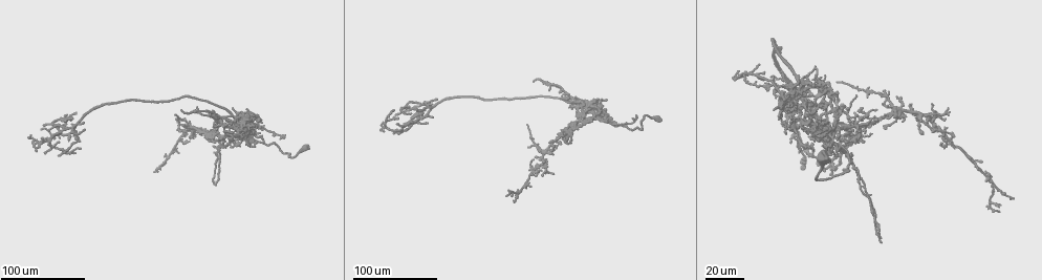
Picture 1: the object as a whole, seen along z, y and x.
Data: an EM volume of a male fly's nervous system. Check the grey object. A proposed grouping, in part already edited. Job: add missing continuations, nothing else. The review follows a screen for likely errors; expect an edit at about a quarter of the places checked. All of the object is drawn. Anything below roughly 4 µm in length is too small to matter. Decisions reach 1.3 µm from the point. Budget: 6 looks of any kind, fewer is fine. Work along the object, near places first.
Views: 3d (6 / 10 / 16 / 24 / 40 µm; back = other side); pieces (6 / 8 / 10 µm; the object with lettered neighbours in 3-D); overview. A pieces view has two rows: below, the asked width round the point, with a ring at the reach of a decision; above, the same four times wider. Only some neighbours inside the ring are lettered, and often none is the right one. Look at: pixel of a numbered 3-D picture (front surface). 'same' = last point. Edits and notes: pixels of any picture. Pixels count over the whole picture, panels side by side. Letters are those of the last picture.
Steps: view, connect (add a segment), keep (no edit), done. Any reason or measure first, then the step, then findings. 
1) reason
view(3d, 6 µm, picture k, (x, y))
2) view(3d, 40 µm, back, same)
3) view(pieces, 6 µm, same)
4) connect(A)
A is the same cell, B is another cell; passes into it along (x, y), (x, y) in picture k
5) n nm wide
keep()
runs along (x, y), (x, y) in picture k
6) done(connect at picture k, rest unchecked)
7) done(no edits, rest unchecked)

long arm stops here
view(3d, 24 µm, picture 1, (222, 126))

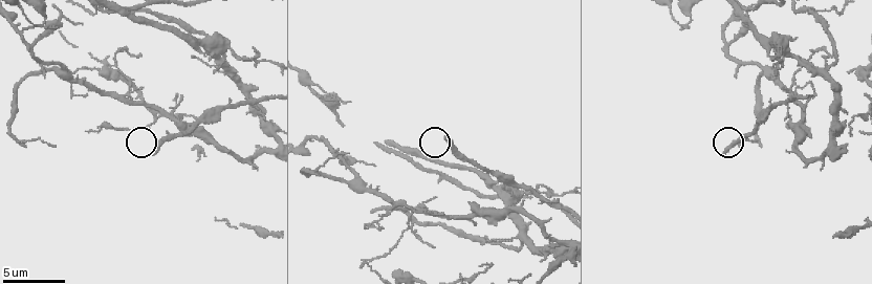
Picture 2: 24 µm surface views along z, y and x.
view(pieces, 6 µm, picture 2, (726, 153))

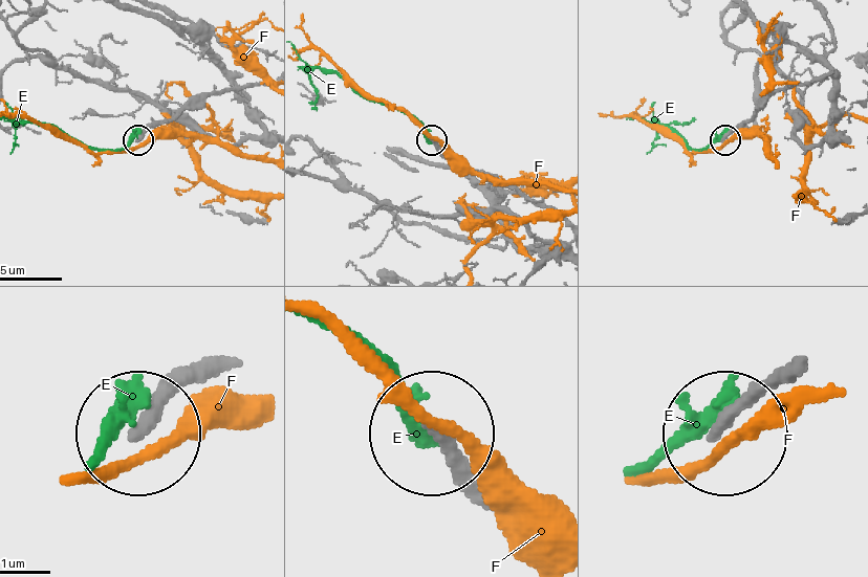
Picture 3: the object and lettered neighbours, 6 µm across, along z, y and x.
keep()
E and F are other cells; none of them fits

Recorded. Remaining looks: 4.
thin end
view(3d, 40 µm, picture 1, (57, 154))

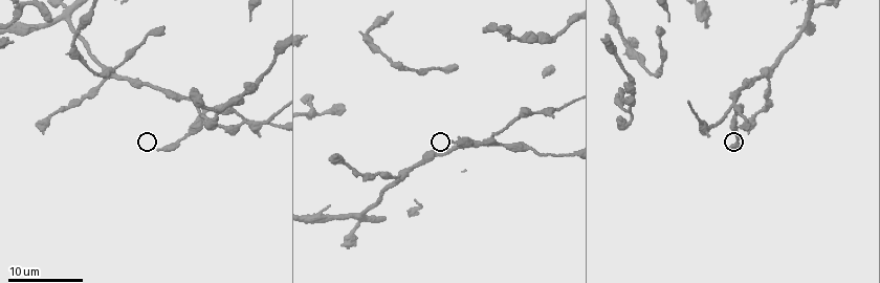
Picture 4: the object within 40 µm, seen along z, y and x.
view(pieces, 10 µm, picture 4, (453, 141))

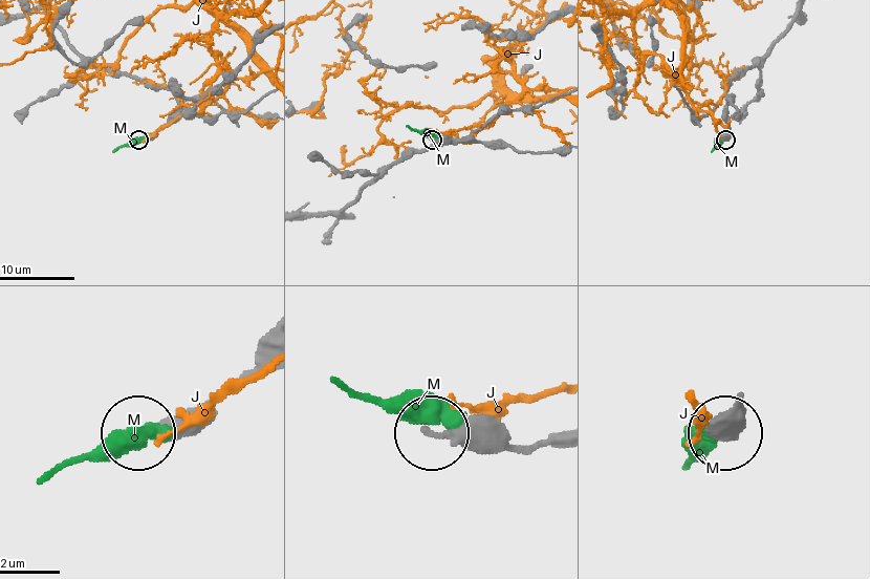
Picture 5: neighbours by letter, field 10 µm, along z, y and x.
keep()
J and M are other cells; runs along (550, 440), (483, 448), (433, 432) in picture 5; none of them fits

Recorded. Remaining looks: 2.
free end
view(3d, 40 µm, picture 1, (383, 121))

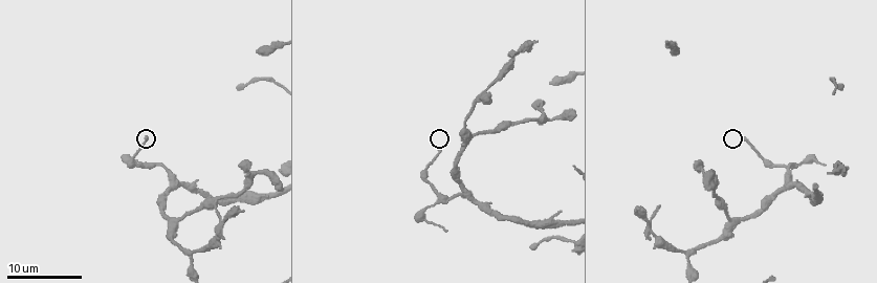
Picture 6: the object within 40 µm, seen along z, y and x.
what lies round it
view(pieces, 8 µm, picture 6, (744, 136))

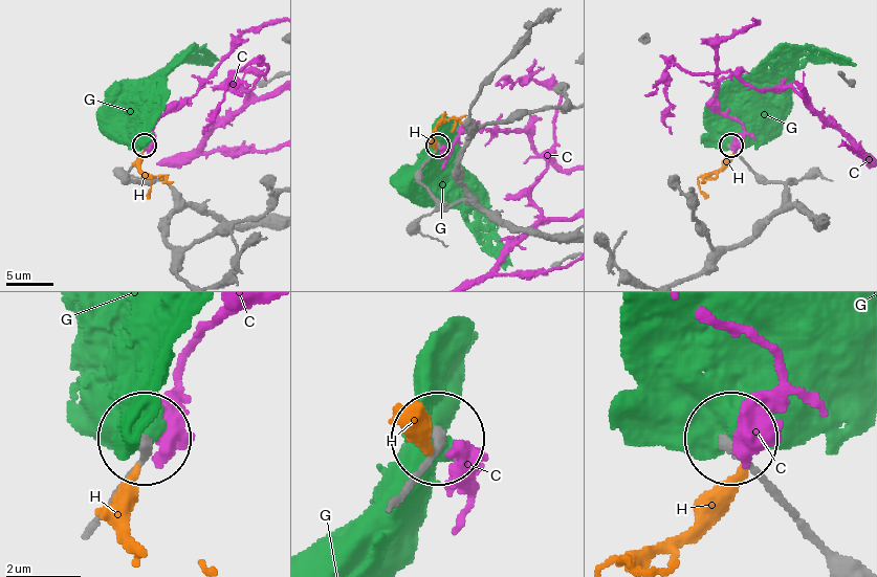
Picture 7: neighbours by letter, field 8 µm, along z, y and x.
240 nm wide
keep()
C, G and H are other cells; runs along (848, 568), (736, 440) in picture 7; no lettered segment goes on from it

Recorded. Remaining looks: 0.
done(no edits, rest unchecked)

